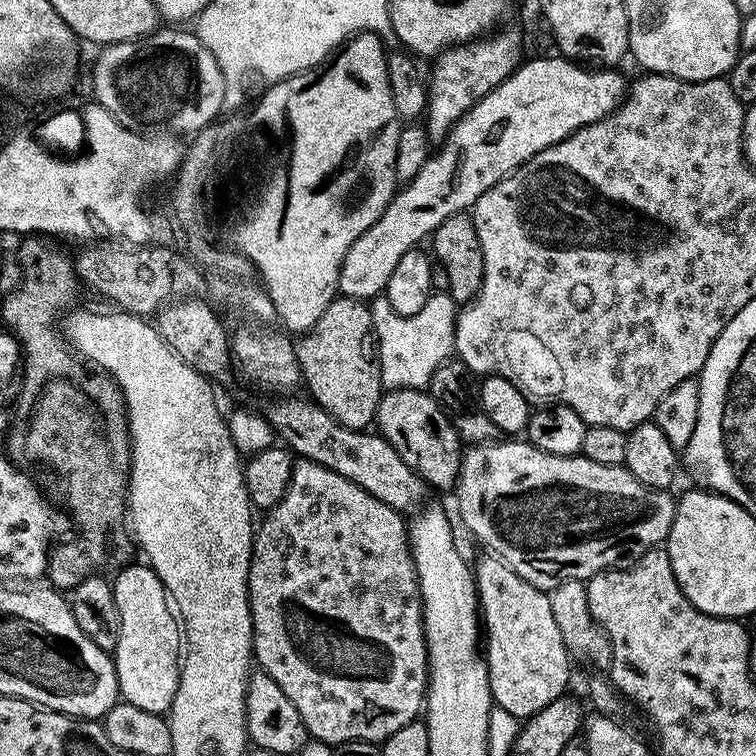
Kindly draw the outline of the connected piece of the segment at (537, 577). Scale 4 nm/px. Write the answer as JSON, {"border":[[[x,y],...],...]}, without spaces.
{"border":[[[500,438],[495,442],[478,444],[469,447],[464,453],[464,461],[460,463],[460,480],[454,489],[456,504],[460,507],[460,520],[472,531],[474,539],[485,544],[489,553],[495,554],[501,560],[507,562],[526,582],[530,582],[536,588],[550,590],[562,582],[571,580],[583,580],[587,582],[592,576],[599,572],[606,572],[614,568],[623,568],[646,555],[650,548],[663,545],[670,534],[670,526],[674,522],[676,513],[675,495],[671,491],[662,488],[647,488],[630,470],[623,466],[601,466],[598,462],[590,462],[585,456],[555,456],[549,452],[543,452],[534,445],[520,438]]]}

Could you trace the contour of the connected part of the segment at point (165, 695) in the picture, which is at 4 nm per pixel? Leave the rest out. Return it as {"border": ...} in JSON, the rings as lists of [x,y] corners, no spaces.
{"border":[[[129,563],[115,573],[116,580],[111,581],[114,598],[117,602],[120,633],[114,651],[119,695],[123,703],[139,706],[141,710],[167,713],[174,702],[174,694],[180,685],[182,667],[182,628],[178,623],[177,613],[170,603],[170,597],[158,574],[147,563]]]}

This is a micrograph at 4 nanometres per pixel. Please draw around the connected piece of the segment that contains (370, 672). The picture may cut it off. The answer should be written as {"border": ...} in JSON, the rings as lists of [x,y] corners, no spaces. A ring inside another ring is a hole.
{"border":[[[297,459],[290,478],[290,486],[286,490],[282,502],[278,502],[278,506],[267,509],[263,516],[264,521],[261,524],[259,521],[252,537],[252,557],[248,567],[248,605],[252,615],[252,655],[259,671],[265,672],[267,676],[274,678],[274,682],[278,682],[278,686],[282,686],[282,694],[286,694],[286,698],[290,698],[290,702],[294,702],[294,710],[298,710],[309,737],[313,741],[320,741],[331,746],[342,742],[350,742],[351,740],[382,742],[387,736],[394,734],[394,730],[399,730],[401,726],[406,726],[406,722],[415,720],[421,715],[426,704],[426,689],[428,686],[428,647],[424,641],[424,607],[420,604],[420,587],[416,577],[416,567],[412,561],[412,550],[408,543],[405,517],[401,513],[395,512],[390,506],[386,506],[386,502],[378,502],[378,498],[374,498],[374,494],[366,494],[366,490],[362,490],[362,486],[354,486],[354,482],[350,482],[350,478],[342,478],[342,474],[334,474],[334,470],[330,470],[318,462],[301,459]]]}

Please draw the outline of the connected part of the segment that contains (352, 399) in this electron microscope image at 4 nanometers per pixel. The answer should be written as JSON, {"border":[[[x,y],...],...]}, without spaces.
{"border":[[[337,295],[316,325],[299,337],[296,357],[307,395],[326,414],[347,428],[364,430],[375,421],[382,385],[372,310],[365,301]]]}

